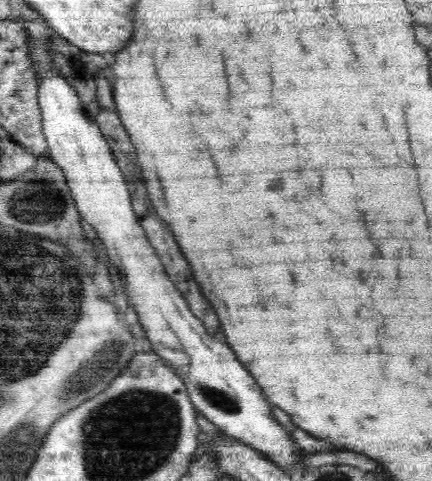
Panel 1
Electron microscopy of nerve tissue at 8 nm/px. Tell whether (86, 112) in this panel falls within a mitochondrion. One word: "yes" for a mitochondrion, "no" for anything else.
no

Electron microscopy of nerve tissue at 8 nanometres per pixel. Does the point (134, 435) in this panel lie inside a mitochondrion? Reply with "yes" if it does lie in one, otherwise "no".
yes

